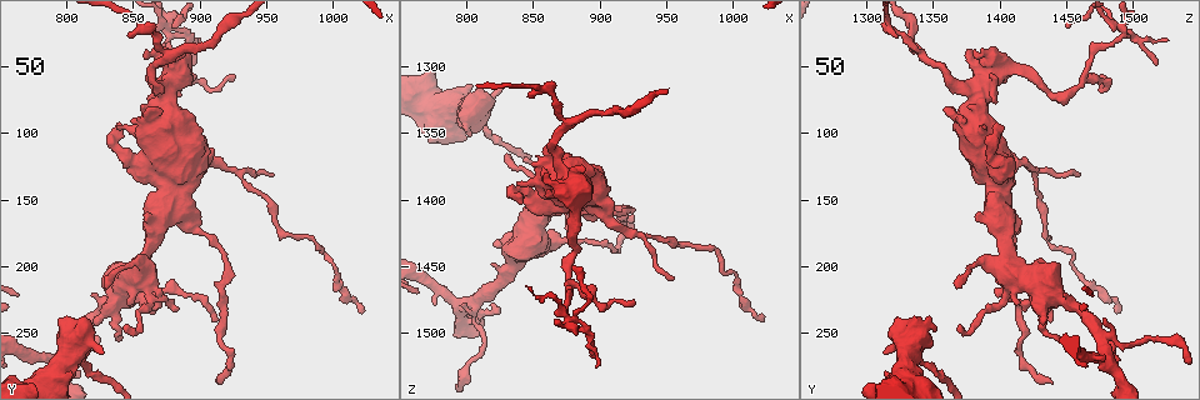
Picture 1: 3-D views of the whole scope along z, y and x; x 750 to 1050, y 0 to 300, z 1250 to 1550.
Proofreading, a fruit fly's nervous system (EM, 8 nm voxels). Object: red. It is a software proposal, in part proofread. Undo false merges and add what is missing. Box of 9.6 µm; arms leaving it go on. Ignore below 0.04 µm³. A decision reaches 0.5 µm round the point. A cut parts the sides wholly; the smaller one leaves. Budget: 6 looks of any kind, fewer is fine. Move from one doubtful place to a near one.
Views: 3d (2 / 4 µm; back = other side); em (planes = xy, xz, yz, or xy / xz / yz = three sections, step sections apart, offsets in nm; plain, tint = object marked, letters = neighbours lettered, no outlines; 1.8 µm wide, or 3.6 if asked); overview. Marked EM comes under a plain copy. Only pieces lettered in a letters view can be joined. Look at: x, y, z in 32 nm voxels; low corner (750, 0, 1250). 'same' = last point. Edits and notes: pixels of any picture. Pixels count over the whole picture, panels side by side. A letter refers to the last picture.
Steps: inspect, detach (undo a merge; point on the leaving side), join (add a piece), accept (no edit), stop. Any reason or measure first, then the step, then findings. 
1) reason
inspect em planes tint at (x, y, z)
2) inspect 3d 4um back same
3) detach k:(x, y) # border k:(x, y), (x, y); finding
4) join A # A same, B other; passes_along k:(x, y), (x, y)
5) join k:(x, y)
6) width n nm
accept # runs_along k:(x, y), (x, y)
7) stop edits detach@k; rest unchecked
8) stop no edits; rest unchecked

sharp bend
inspect em xz step 16 letters at (874, 18, 1490)

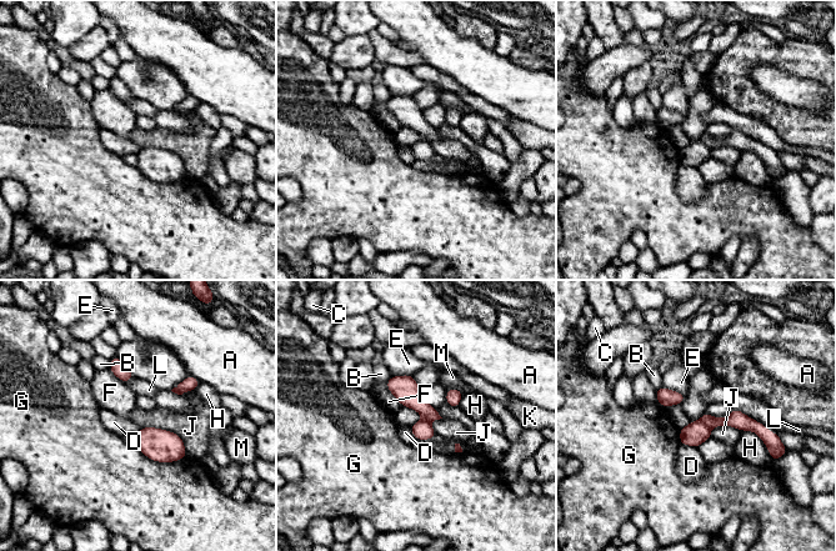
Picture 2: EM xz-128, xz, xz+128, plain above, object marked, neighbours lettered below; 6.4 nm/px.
accept # A other, B other, C other, D other, E other, F other, G other, H other, J other, K other, L other, M other; border 2:(140, 426), (174, 431), (188, 455); continuous, no second cell

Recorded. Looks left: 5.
thick end
inspect em 3.6um planes letters at (906, 112, 1394)

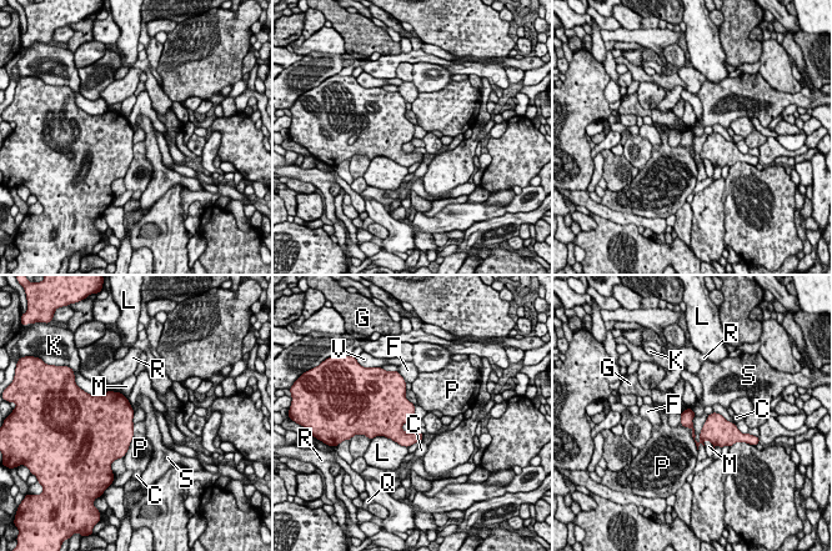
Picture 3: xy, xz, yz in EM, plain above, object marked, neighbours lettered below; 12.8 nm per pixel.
longest_contact L 440 nm
accept # C other, F other, G other, K other, L other, M other, P other, Q other, R other, S other, V other; border 3:(680, 422), (691, 430), (697, 450); no lettered piece goes on from it

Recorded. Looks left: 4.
sudden change in width
inspect em xy step 16 letters at (902, 174, 1412)

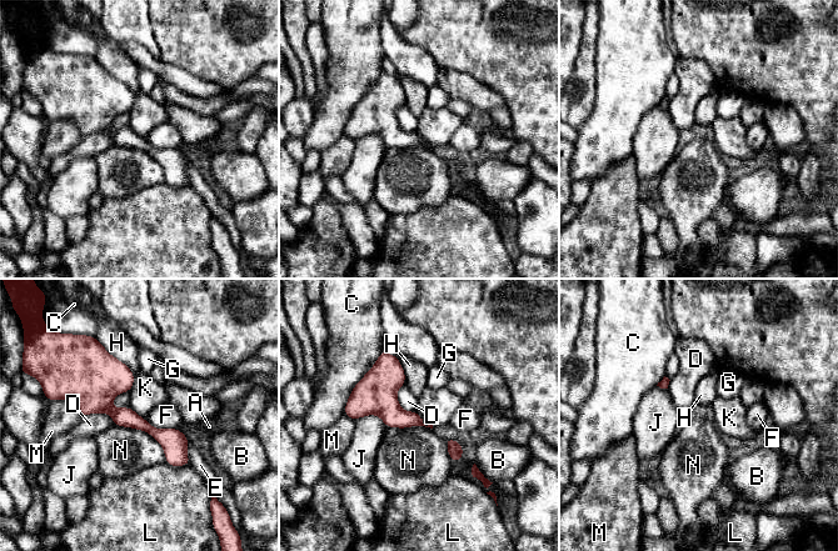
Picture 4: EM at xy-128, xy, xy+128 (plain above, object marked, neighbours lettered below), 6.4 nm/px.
accept # A other, B other, C other, D other, E other, F other, G other, H other, J other, K other, L other, M other, N other; border 4:(134, 374), (134, 384), (128, 392); continuous, no second cell

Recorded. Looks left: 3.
stop no edits; rest unchecked

